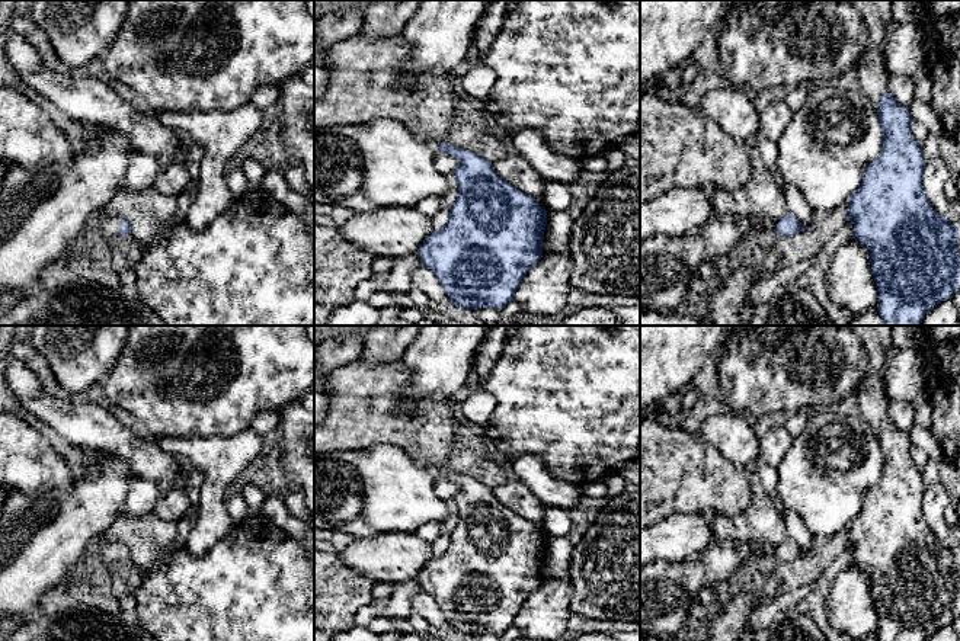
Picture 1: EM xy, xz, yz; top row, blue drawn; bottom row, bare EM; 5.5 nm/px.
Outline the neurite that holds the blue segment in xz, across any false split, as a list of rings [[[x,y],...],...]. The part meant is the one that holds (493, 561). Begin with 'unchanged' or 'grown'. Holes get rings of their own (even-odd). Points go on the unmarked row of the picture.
grown; [[[359,359],[327,374],[329,407],[324,419],[314,424],[314,456],[393,445],[455,481],[458,491],[452,501],[458,523],[449,533],[448,548],[432,557],[419,573],[420,587],[433,597],[451,632],[500,635],[513,626],[522,603],[543,583],[547,536],[532,522],[499,503],[490,487],[445,467],[454,440],[454,403],[448,395],[435,394],[415,408],[404,407],[403,391],[409,381],[410,372],[400,360],[381,363]]]

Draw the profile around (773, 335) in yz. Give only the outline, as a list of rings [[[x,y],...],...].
[[[732,326],[733,333],[739,334],[743,330],[755,330],[758,331],[768,349],[778,344],[787,334],[796,330],[809,328],[812,326]]]

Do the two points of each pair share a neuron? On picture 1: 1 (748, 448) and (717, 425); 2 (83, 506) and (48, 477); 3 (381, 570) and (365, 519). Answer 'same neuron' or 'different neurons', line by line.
1: same neuron
2: different neurons
3: different neurons

